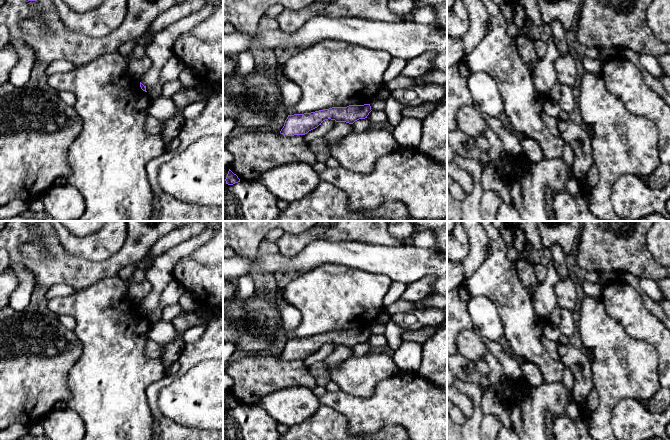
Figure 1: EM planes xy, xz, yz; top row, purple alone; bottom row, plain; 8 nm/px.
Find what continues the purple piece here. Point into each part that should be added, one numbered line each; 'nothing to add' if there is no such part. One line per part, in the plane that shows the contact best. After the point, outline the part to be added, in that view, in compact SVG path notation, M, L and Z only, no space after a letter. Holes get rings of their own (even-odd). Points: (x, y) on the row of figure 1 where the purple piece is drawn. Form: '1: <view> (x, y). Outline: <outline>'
nothing to add

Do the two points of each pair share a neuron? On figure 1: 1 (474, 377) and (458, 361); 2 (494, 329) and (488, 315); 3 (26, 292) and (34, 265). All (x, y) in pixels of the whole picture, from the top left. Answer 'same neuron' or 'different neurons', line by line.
1: same neuron
2: same neuron
3: different neurons

